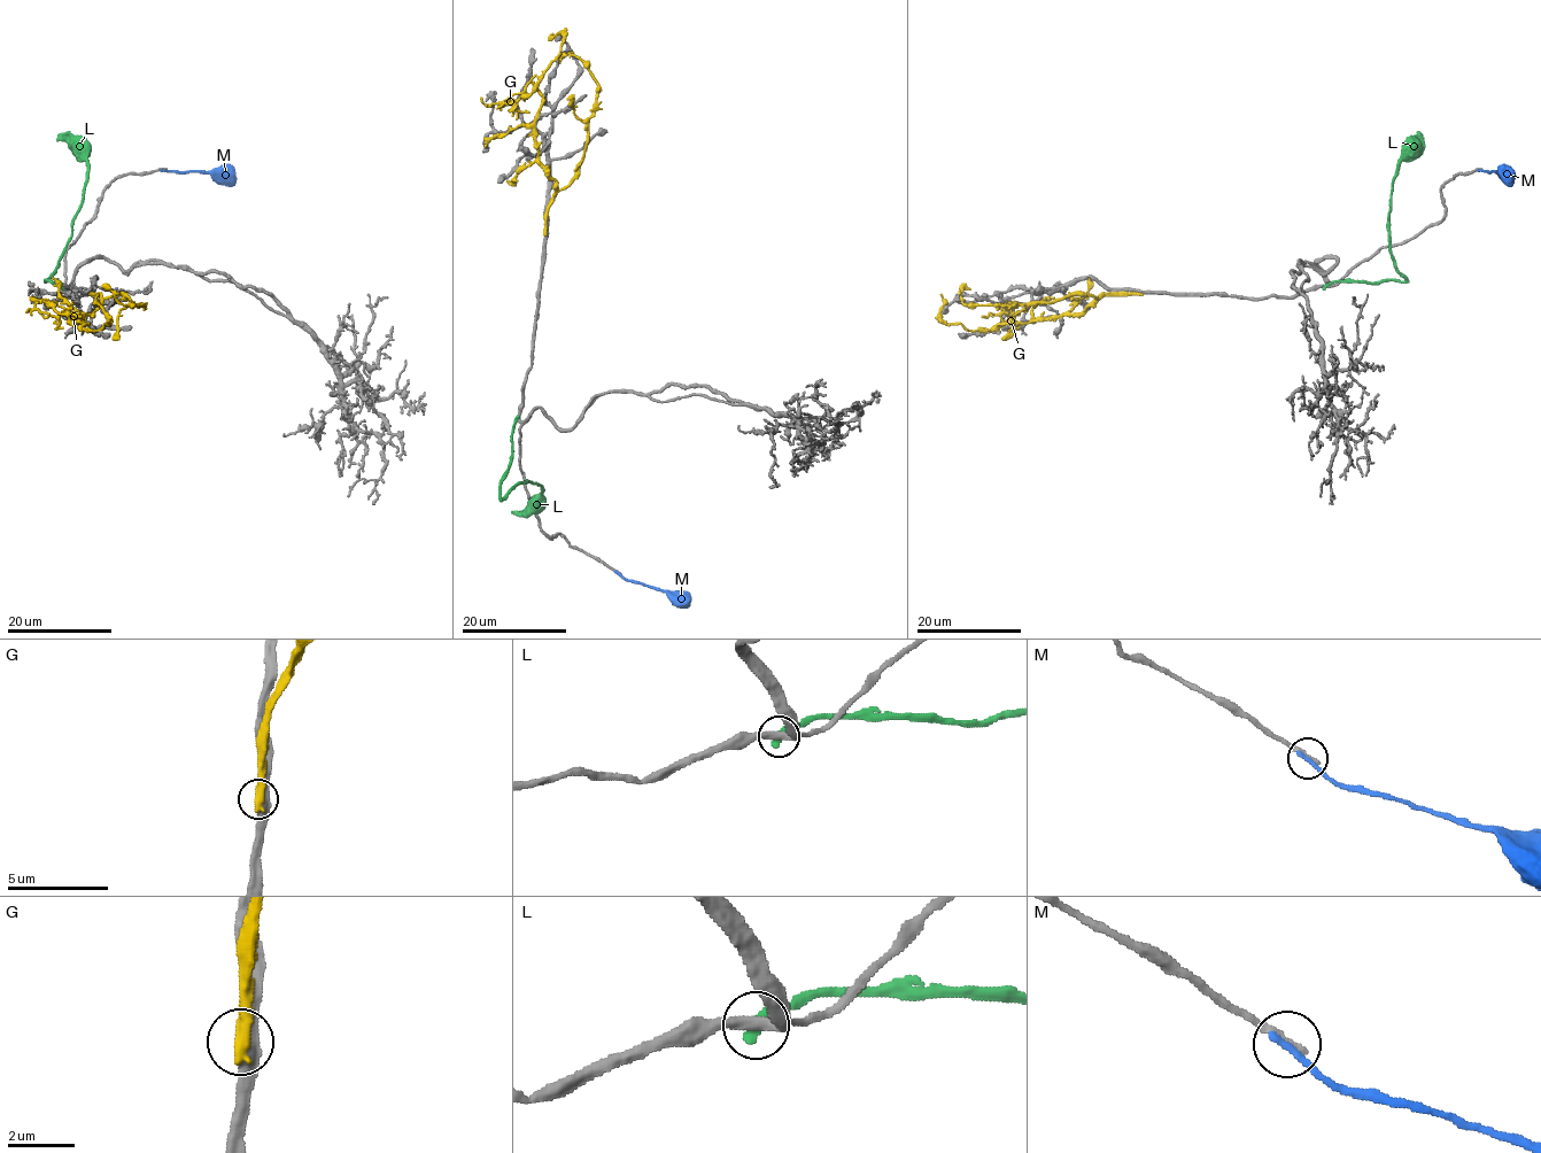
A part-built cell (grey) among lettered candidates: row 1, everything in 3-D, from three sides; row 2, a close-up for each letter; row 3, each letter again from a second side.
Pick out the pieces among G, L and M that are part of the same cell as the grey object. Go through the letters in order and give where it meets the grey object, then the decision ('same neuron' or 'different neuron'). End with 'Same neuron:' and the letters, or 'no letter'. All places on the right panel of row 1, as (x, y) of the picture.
G: contact (1139, 293); different neuron
L: contact (1324, 286); different neuron
M: contact (1479, 170); different neuron
Same neuron: no letter

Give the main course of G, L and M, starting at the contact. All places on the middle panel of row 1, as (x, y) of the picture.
G: (544, 231), (556, 183), (539, 161), (534, 122), (543, 95), (537, 82), (564, 37), (552, 33)
L: (517, 418), (511, 462), (500, 485), (500, 497), (517, 482), (536, 482), (542, 490), (523, 513), (513, 511)
M: (617, 573), (626, 579), (667, 589), (689, 604)

